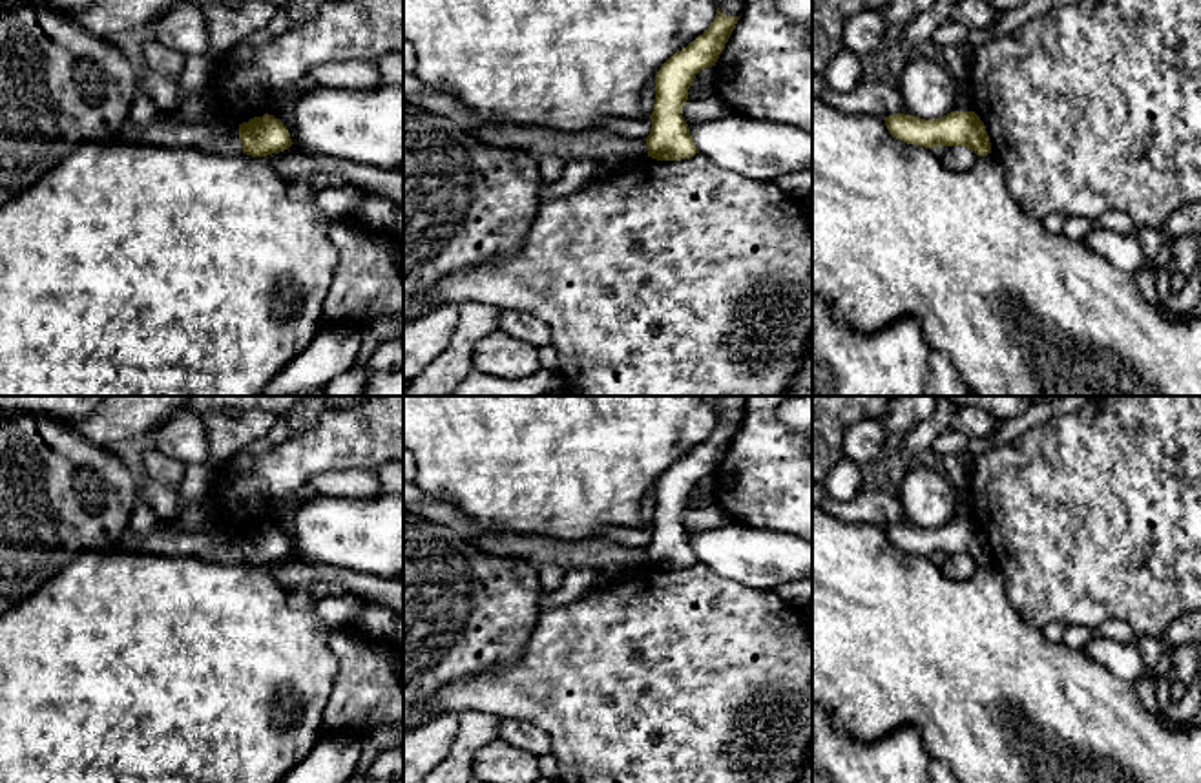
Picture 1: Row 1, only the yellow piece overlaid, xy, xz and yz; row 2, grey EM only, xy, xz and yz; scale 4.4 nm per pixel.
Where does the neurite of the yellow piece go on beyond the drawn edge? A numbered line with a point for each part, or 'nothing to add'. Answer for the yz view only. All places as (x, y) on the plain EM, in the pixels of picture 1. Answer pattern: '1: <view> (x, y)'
nothing to add

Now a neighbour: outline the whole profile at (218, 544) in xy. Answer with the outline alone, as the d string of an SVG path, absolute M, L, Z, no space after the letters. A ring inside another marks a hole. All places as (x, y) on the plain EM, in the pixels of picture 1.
M159 522L155 529L137 538L126 529L119 542L120 549L151 551L168 557L199 557L219 564L241 564L239 533L215 526L201 531L183 531L173 524Z

